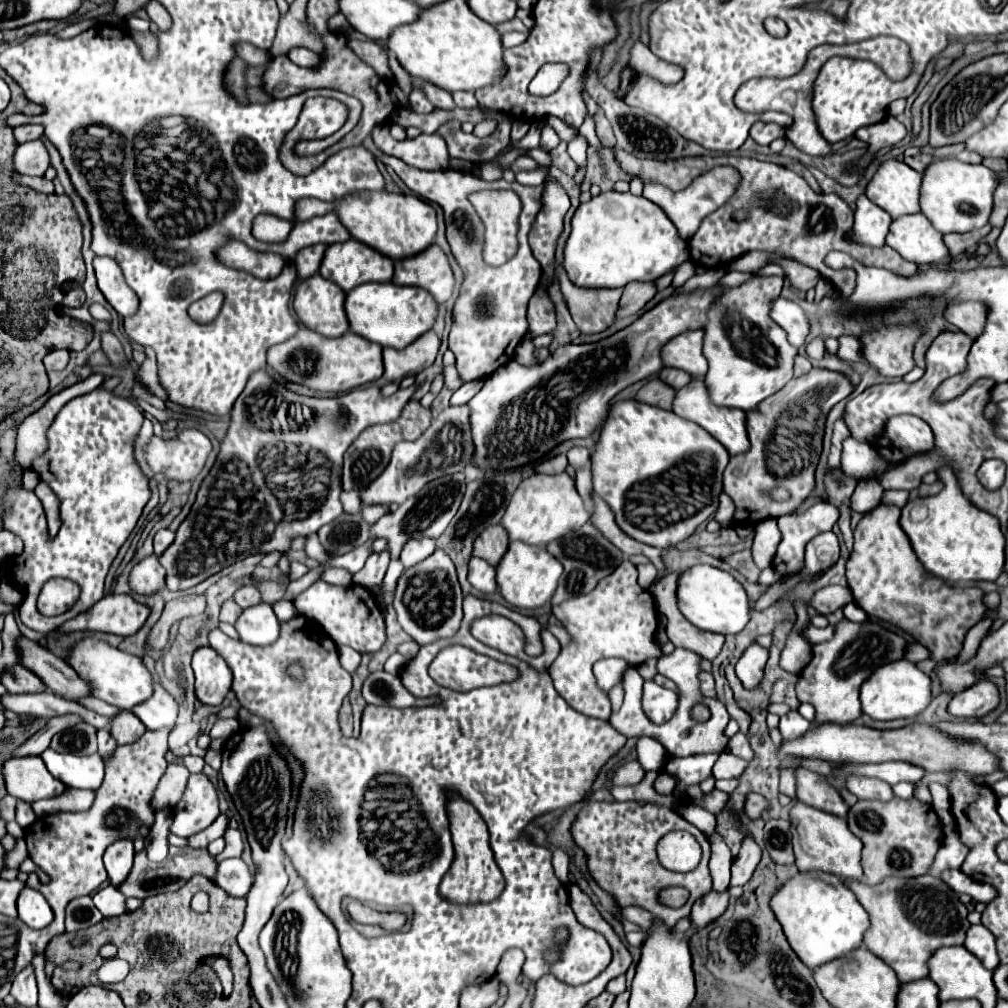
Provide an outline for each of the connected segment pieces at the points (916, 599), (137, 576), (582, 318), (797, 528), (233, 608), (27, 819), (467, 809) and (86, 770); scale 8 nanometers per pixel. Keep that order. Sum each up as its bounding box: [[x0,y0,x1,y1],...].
[[847,504,987,662],[129,554,165,596],[557,272,623,334],[773,502,839,576],[221,600,243,624],[17,802,35,828],[439,796,503,904],[41,748,103,790]]

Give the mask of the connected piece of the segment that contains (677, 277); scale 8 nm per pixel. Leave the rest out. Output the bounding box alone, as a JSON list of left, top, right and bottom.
[672,261,695,288]

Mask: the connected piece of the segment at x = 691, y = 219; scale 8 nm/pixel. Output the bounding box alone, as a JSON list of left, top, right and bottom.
[643,182,731,240]

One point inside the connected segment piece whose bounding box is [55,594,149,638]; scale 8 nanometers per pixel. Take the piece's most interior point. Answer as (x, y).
(119, 614)

